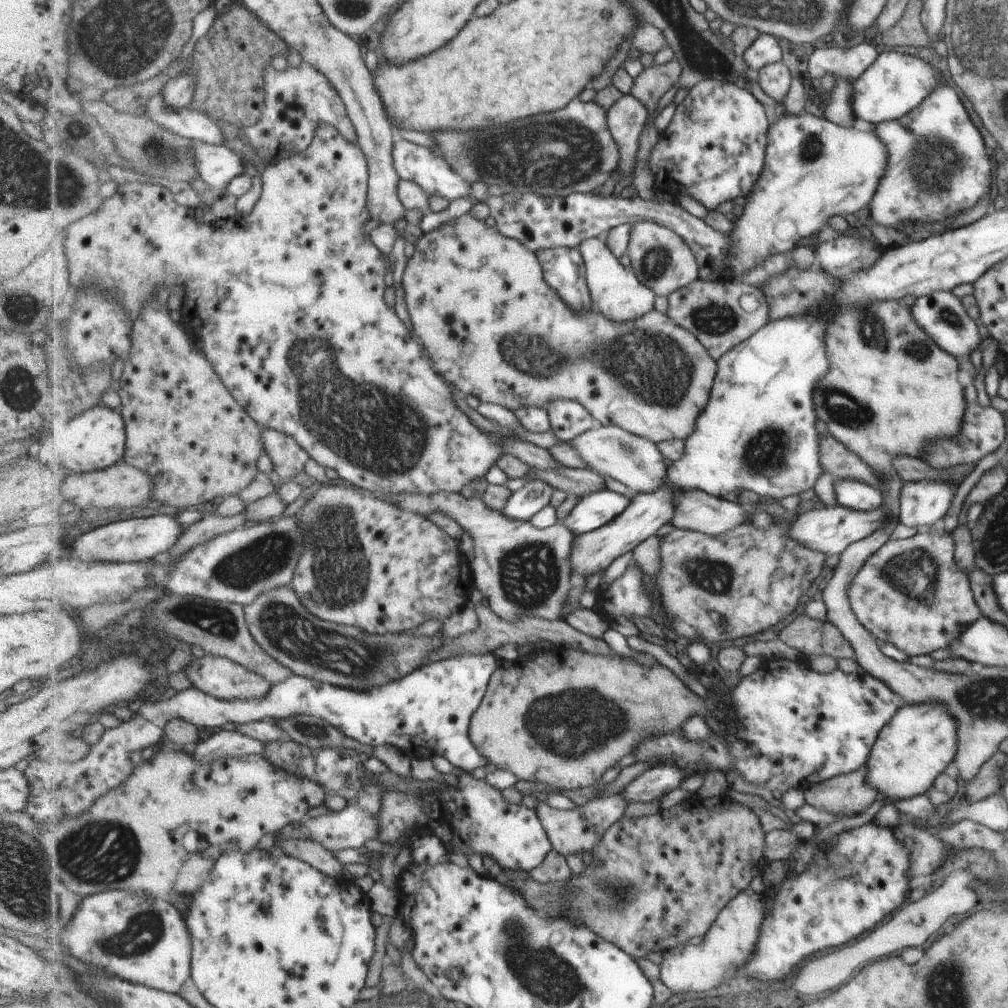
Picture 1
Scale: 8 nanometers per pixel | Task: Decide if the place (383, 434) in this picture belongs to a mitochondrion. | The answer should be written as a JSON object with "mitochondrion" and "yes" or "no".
{"mitochondrion":"yes"}

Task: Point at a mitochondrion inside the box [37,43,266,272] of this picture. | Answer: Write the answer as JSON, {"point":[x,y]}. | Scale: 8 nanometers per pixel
{"point":[87,194]}

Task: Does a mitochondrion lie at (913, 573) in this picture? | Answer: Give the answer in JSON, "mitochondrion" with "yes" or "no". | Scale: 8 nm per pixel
{"mitochondrion":"yes"}

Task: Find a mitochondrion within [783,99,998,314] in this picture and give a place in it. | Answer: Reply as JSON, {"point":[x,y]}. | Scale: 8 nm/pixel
{"point":[931,165]}

